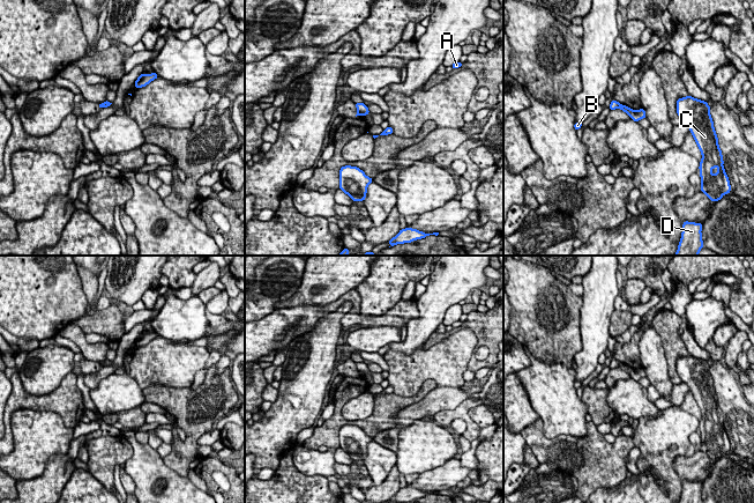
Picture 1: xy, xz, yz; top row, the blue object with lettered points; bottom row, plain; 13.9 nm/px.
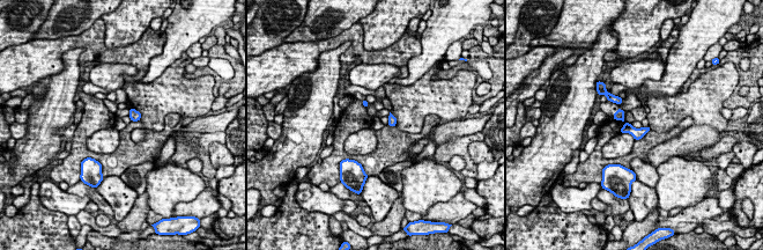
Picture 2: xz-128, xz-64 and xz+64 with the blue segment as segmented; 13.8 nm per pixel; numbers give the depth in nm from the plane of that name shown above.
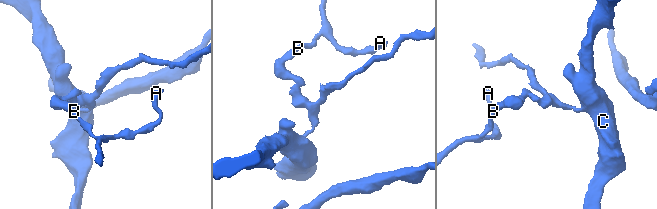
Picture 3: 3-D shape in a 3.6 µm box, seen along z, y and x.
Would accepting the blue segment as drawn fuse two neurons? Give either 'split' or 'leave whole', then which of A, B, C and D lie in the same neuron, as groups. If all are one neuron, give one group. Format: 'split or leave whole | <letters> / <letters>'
split | A B / C D

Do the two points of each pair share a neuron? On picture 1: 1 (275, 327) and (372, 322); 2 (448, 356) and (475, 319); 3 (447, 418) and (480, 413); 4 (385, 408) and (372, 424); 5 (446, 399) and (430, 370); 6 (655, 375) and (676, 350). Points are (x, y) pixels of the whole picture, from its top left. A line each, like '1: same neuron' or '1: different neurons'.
1: same neuron
2: different neurons
3: different neurons
4: same neuron
5: different neurons
6: different neurons

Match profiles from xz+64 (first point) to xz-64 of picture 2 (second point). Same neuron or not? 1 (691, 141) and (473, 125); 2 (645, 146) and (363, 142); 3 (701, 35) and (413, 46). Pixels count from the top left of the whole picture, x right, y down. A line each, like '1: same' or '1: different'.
1: same
2: different
3: different

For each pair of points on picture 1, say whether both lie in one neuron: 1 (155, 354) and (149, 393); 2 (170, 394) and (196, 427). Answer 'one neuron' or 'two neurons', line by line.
1: two neurons
2: one neuron

